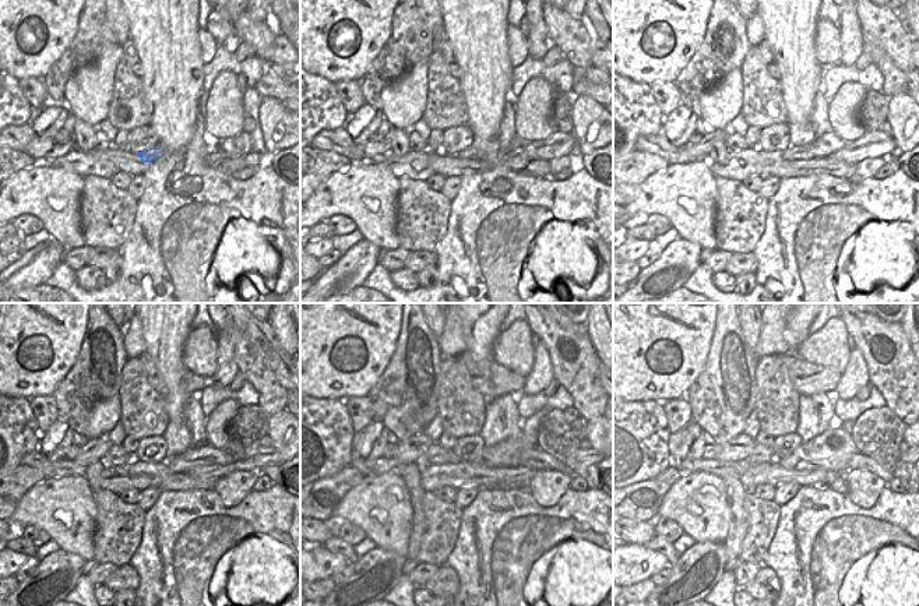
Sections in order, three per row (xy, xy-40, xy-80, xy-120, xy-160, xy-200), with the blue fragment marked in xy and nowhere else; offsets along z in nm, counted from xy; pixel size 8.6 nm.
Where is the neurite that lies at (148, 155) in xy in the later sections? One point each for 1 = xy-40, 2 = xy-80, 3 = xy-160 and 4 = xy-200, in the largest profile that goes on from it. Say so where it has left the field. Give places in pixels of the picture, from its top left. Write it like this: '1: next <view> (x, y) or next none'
1: next xy-40 (469, 152)
2: next xy-80 (827, 144)
3: next xy-160 (534, 458)
4: next xy-200 (858, 461)

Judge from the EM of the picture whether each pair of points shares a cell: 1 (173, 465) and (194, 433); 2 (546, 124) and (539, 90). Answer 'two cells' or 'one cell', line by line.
1: two cells
2: one cell

